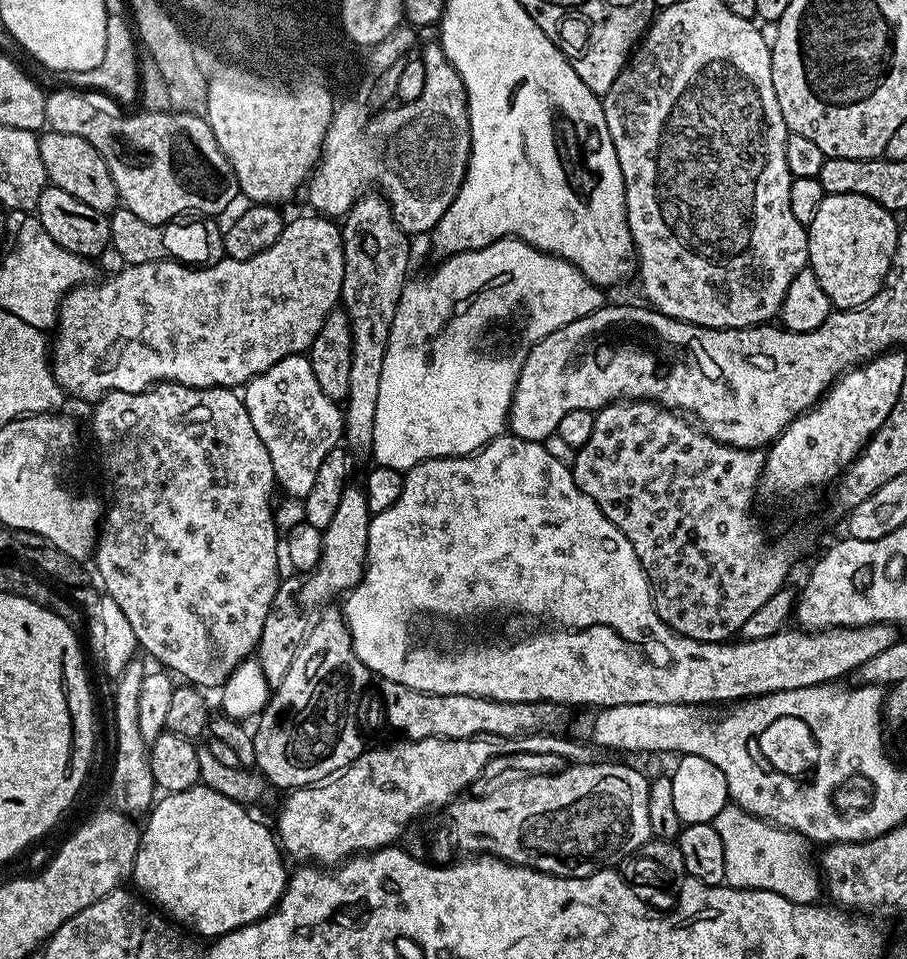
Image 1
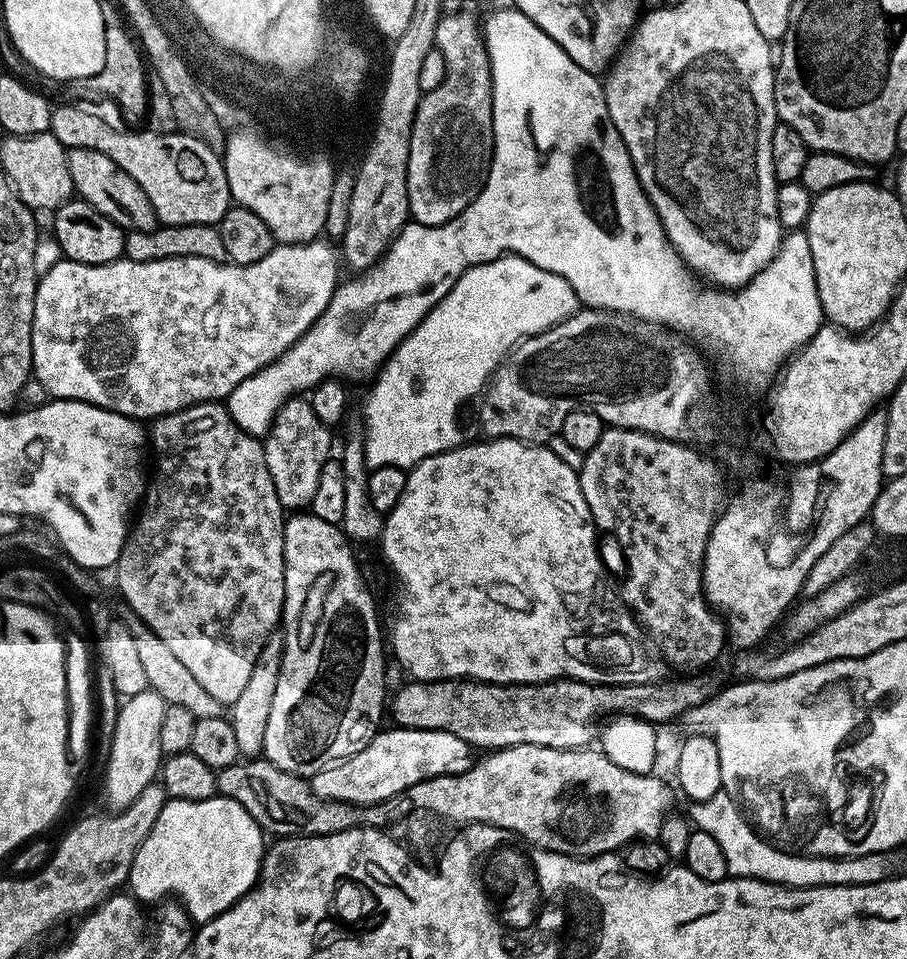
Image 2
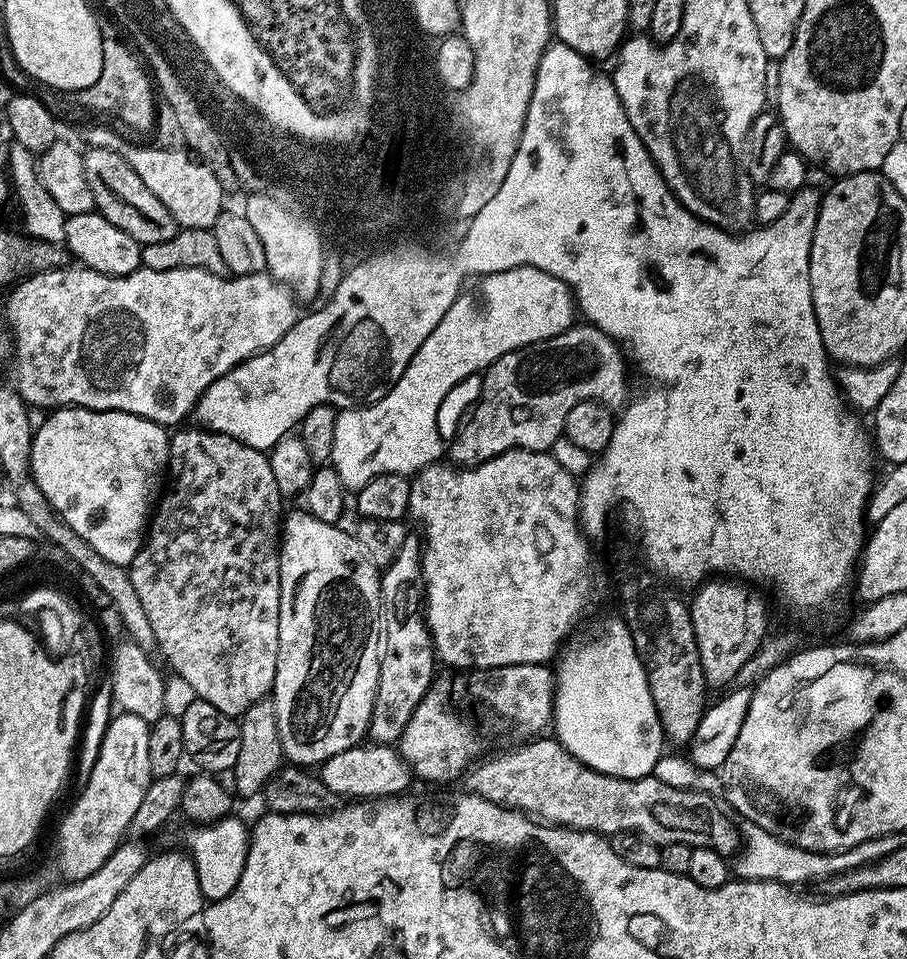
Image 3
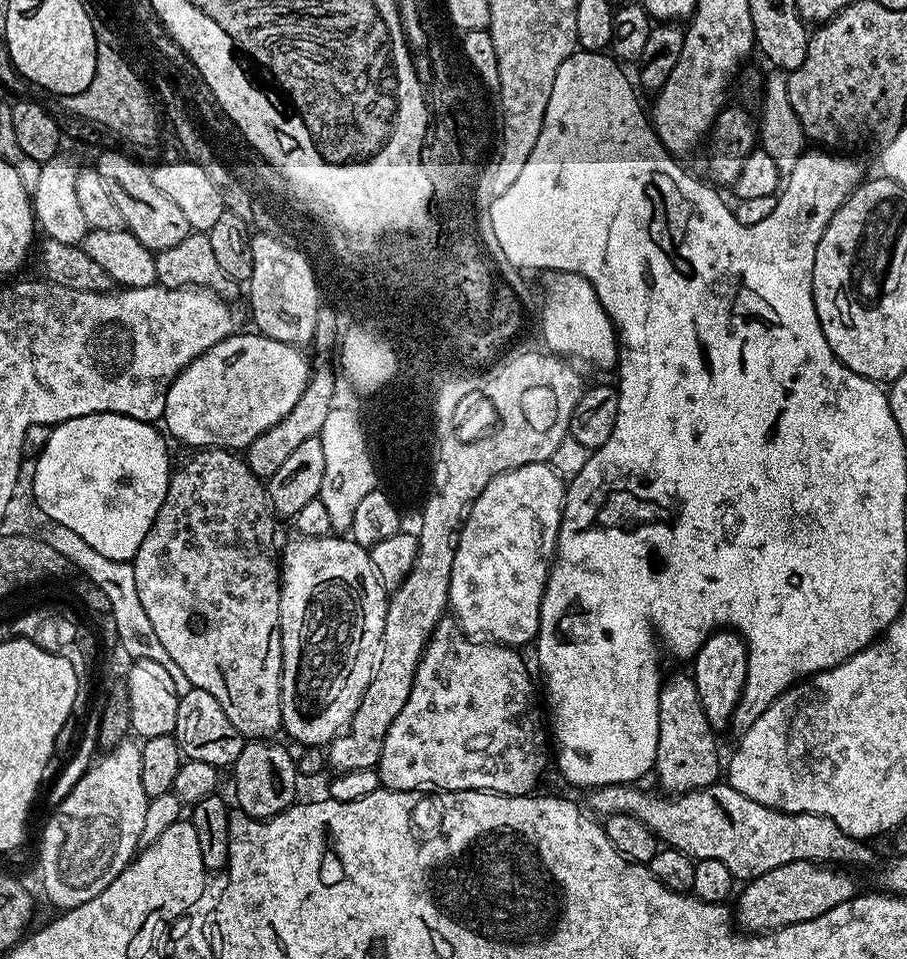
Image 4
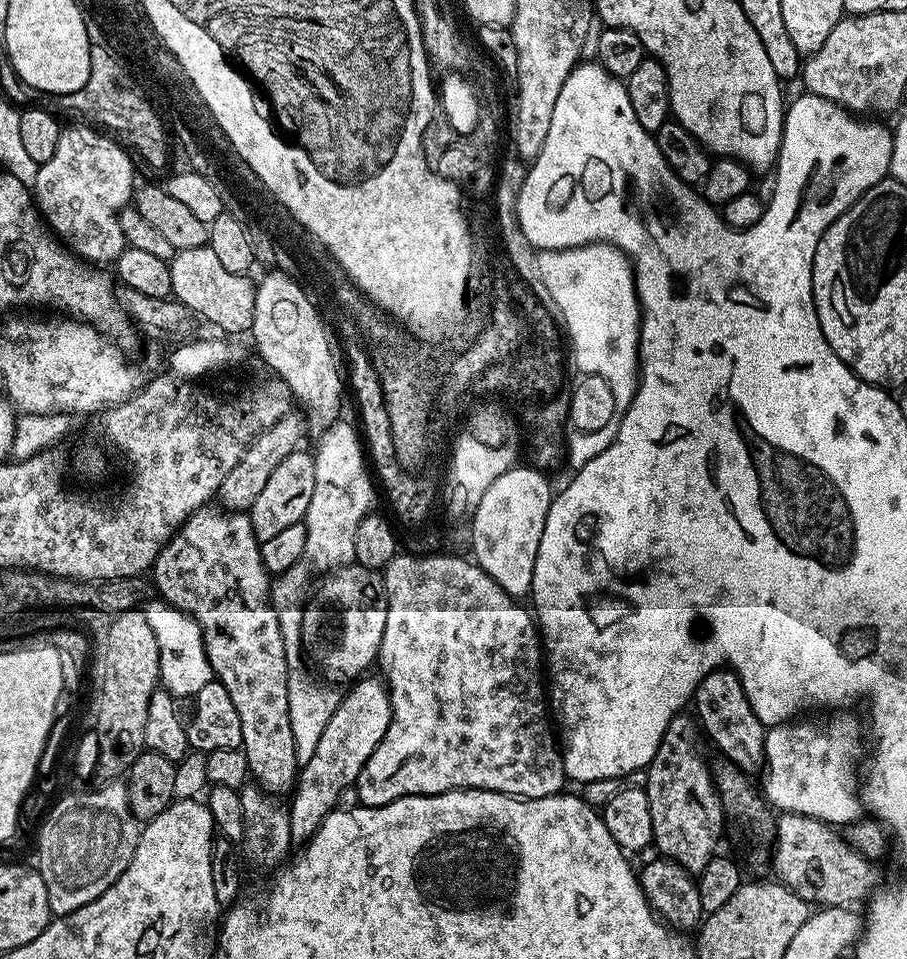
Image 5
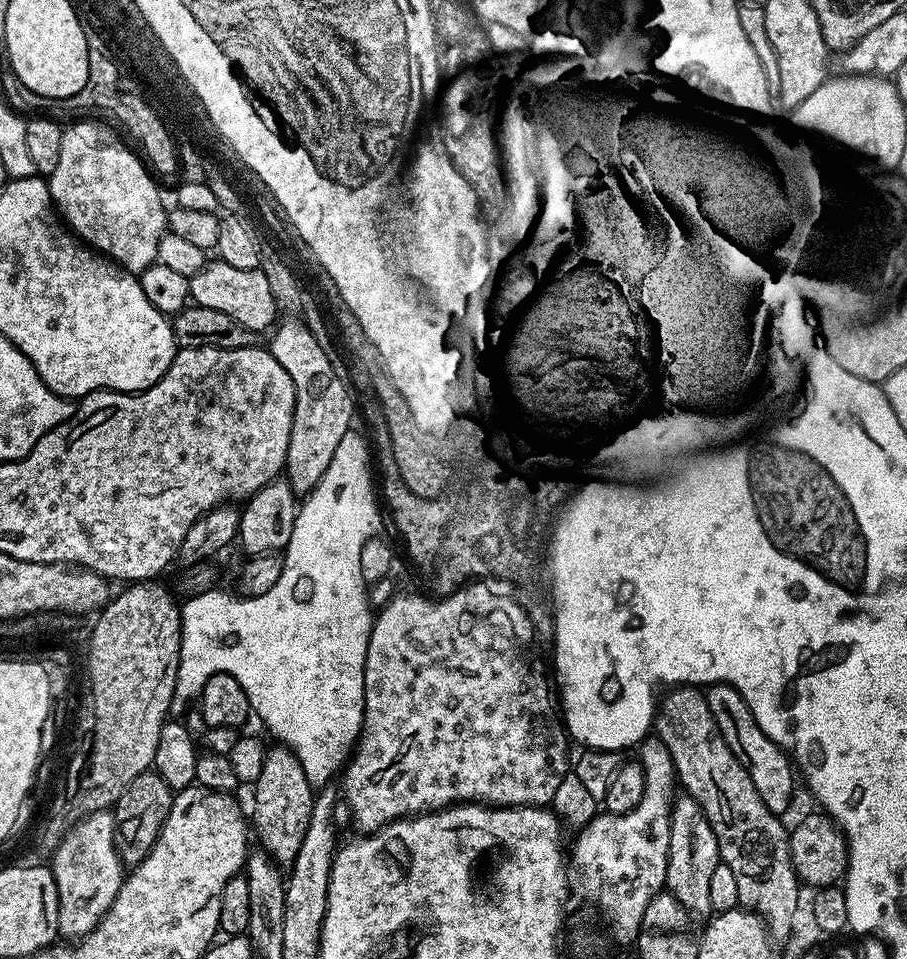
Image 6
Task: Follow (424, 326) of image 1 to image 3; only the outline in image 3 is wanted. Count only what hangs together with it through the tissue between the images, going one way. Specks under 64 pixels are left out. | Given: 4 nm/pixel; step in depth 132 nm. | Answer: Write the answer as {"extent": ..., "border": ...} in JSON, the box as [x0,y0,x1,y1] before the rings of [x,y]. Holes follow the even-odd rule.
{"extent":[330,268,578,490],"border":[[[511,268],[505,272],[495,272],[489,276],[483,277],[479,281],[480,284],[480,300],[475,300],[472,296],[461,294],[450,306],[450,310],[446,310],[446,314],[442,318],[442,322],[438,322],[438,326],[434,326],[434,330],[430,330],[430,338],[426,338],[426,342],[422,342],[422,346],[418,346],[418,354],[414,354],[414,358],[410,358],[410,362],[406,366],[406,370],[402,374],[402,378],[398,378],[398,382],[393,386],[386,395],[378,402],[373,404],[365,404],[362,408],[345,408],[337,411],[336,425],[334,426],[334,446],[330,457],[331,467],[336,469],[338,478],[342,478],[345,489],[359,490],[362,486],[366,486],[366,482],[370,482],[370,478],[378,478],[378,474],[386,474],[393,472],[394,474],[402,474],[411,477],[413,474],[420,472],[427,464],[437,463],[441,459],[440,456],[445,455],[446,440],[440,437],[440,407],[444,404],[444,399],[463,382],[467,376],[483,373],[484,369],[489,368],[498,358],[502,358],[502,354],[510,354],[519,348],[525,348],[528,344],[537,344],[543,340],[554,338],[558,334],[562,334],[567,328],[573,327],[574,319],[572,315],[577,315],[578,308],[574,303],[574,297],[568,287],[558,278],[554,278],[550,274],[546,274],[537,268]]]}

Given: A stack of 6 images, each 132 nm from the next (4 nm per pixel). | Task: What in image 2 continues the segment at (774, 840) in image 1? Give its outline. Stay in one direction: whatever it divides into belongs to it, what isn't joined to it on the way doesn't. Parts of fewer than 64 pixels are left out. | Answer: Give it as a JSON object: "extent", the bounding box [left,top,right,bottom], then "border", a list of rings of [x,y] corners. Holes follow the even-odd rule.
{"extent":[690,790,889,888],"border":[[[723,790],[710,798],[691,805],[690,820],[699,831],[711,834],[726,854],[728,875],[745,880],[765,880],[771,884],[784,884],[788,888],[821,888],[822,886],[862,886],[886,879],[889,857],[883,852],[865,856],[810,856],[785,850],[775,843],[767,844],[750,825],[736,801]]]}

